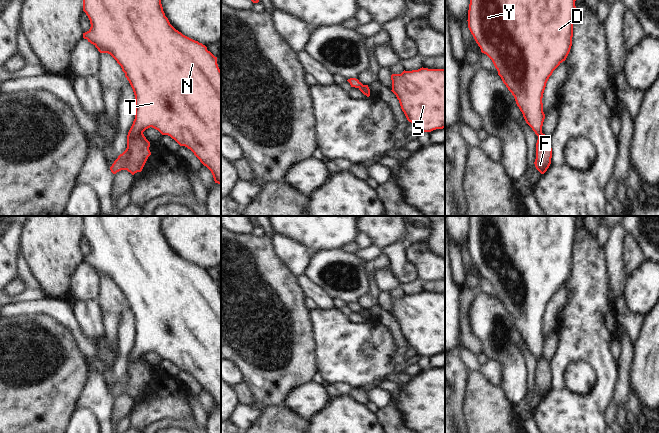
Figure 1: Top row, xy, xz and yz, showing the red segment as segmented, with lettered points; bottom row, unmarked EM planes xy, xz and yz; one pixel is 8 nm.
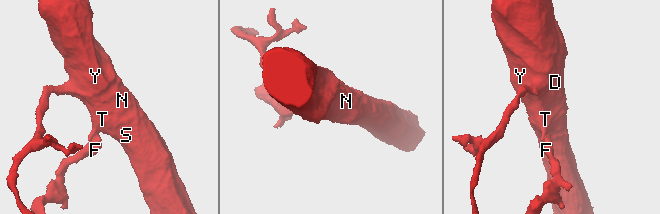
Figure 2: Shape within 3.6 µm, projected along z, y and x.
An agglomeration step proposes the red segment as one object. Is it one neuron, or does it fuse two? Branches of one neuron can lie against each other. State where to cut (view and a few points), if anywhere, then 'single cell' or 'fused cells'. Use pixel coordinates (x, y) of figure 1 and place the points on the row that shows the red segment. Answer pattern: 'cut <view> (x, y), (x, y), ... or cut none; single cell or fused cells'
cut xy (142, 132), (127, 142); fused cells

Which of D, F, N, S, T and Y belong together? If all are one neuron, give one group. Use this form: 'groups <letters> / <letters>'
groups D N S T Y / F

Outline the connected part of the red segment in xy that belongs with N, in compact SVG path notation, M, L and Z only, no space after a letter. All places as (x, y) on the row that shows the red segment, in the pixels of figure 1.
M83 0L83 11L90 20L90 29L83 38L93 44L100 53L110 54L121 66L135 95L135 119L127 135L127 142L152 127L162 135L168 135L180 146L190 149L200 162L212 173L215 183L221 185L221 70L215 57L207 47L176 30L165 16L161 0Z

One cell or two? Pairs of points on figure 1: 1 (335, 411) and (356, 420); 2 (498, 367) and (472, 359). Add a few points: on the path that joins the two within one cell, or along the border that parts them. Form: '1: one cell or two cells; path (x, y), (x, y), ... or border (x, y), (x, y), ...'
1: one cell; path (340, 416), (344, 420), (351, 420)
2: one cell; path (491, 369), (480, 369), (477, 366)

